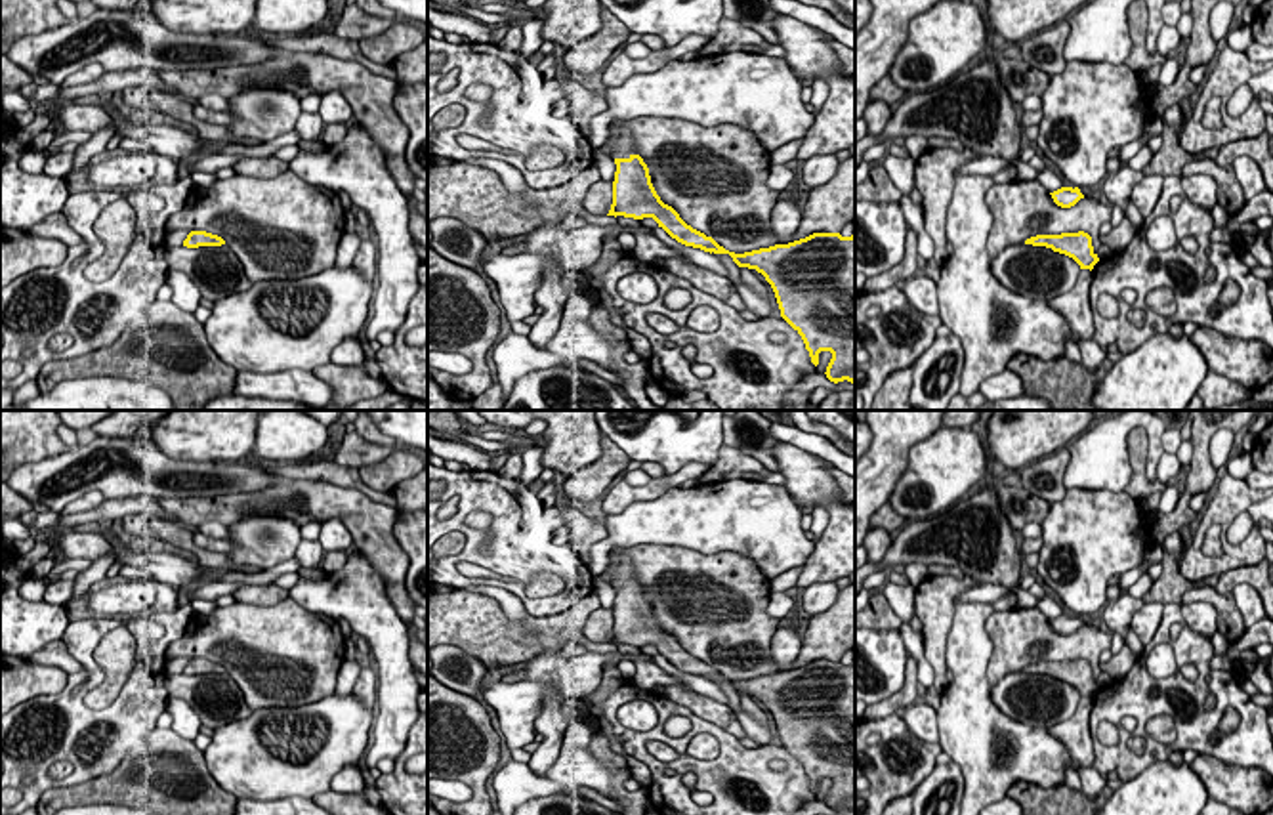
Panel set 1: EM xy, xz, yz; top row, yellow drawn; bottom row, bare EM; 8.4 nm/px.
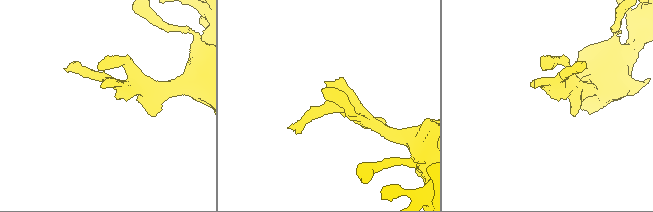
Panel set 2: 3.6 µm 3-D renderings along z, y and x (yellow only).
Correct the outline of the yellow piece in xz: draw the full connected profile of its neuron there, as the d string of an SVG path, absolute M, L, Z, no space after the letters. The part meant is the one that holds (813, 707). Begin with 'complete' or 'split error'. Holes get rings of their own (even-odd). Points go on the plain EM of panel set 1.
split error; M613 552L609 559L618 561L611 567L616 599L607 643L653 645L678 670L729 681L739 695L762 700L775 720L781 744L802 763L811 790L817 794L819 781L830 779L826 805L855 811L855 658L851 664L813 660L788 672L729 679L660 628L630 559Z

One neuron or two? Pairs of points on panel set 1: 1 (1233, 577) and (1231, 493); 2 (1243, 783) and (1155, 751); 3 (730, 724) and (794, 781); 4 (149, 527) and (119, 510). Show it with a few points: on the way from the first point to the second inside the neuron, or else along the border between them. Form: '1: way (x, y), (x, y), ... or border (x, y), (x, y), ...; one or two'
1: border (1252, 564), (1231, 567), (1218, 575); two
2: border (1199, 752), (1243, 766); two
3: border (697, 716), (720, 726), (737, 739); two
4: border (121, 518), (157, 514), (170, 522); two

